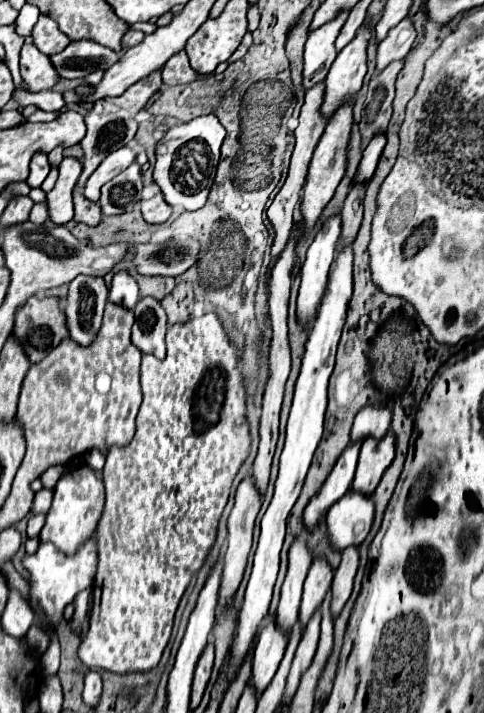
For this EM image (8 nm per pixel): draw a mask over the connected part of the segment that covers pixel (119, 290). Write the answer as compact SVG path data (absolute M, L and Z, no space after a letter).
M126 269L116 273L112 277L112 283L110 283L108 301L134 309L138 299L140 299L140 295L138 295L138 283L136 283L136 279Z

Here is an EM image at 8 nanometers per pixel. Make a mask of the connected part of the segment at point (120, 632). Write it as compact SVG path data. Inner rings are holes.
M206 313L202 317L190 319L188 323L172 325L166 333L166 349L168 351L166 351L166 357L162 361L158 361L156 357L150 357L150 355L142 357L140 385L142 385L144 401L142 401L142 407L138 411L138 417L136 417L136 435L128 445L110 449L110 453L106 455L106 465L102 469L102 477L104 477L104 485L106 485L106 511L102 515L98 529L96 529L98 571L96 571L96 579L92 583L94 609L92 609L92 617L90 617L90 629L78 647L78 657L90 669L130 673L130 671L150 671L158 665L162 651L164 651L164 647L170 639L170 633L172 633L172 623L174 623L174 613L176 613L178 601L180 601L184 589L188 587L192 573L196 573L202 567L202 563L204 563L204 559L214 543L216 525L218 525L222 509L228 501L232 479L238 473L238 469L240 469L240 465L246 459L248 449L250 449L248 421L246 421L246 389L242 383L242 369L238 367L236 349L230 345L228 335L224 333L220 319L214 313Z

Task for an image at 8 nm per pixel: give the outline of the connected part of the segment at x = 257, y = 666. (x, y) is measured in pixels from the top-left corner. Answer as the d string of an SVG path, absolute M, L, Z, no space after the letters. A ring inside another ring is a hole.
M270 623L264 627L258 635L258 643L254 649L254 661L252 661L252 679L250 683L256 689L256 695L260 695L268 683L272 681L280 659L286 649L286 635L276 627L276 623Z

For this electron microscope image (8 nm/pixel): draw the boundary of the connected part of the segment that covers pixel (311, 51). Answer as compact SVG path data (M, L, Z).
M340 13L334 21L328 21L326 25L308 35L304 51L304 71L302 71L302 85L306 91L324 81L330 65L334 63L338 55L334 49L334 39L338 37L344 21L346 13Z

